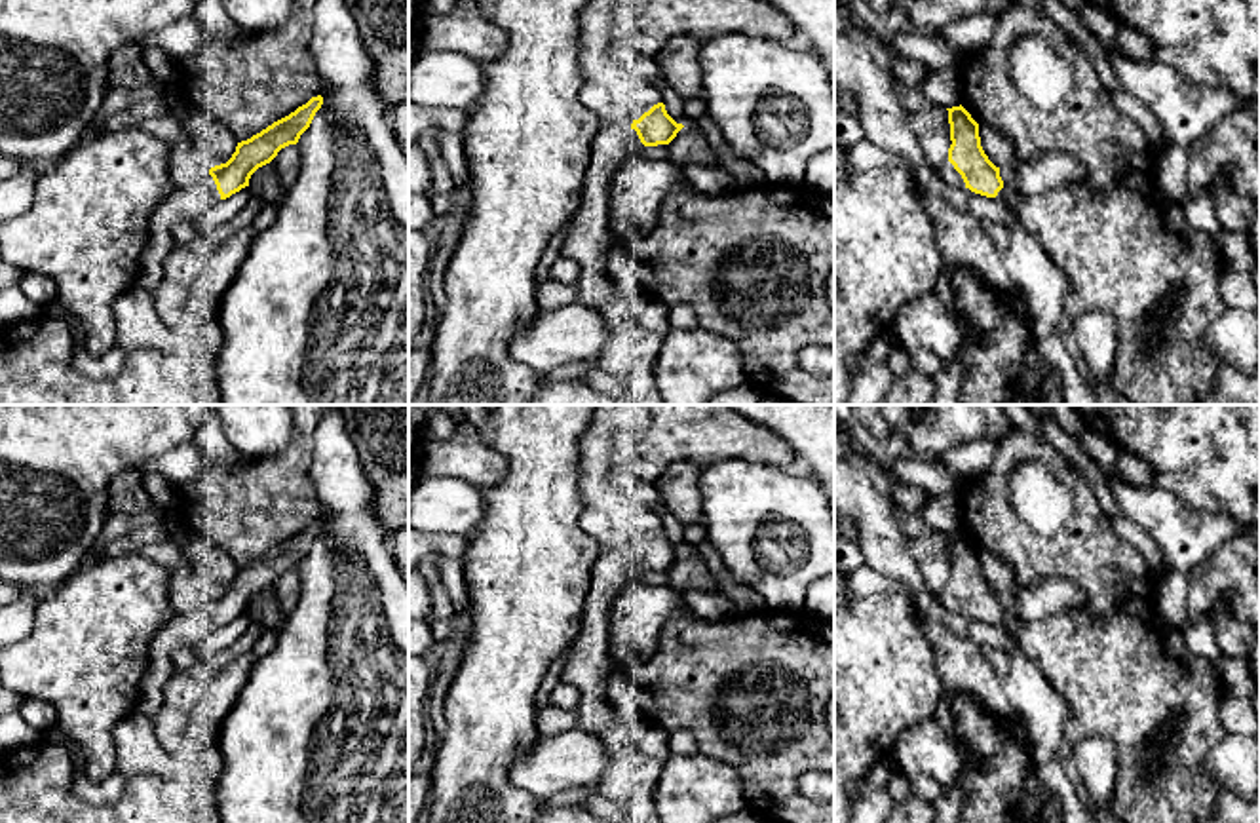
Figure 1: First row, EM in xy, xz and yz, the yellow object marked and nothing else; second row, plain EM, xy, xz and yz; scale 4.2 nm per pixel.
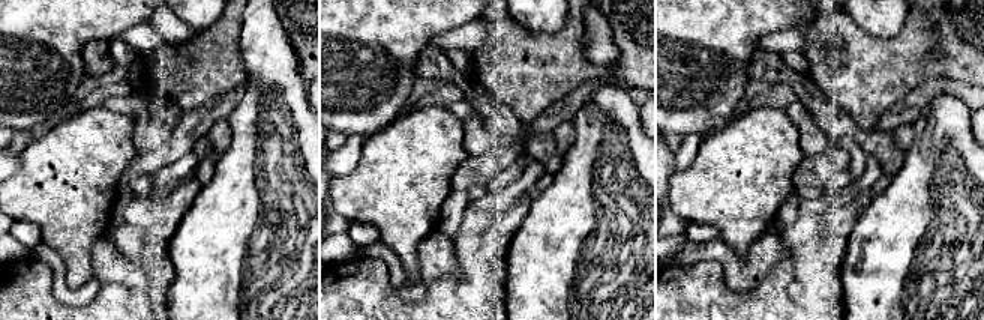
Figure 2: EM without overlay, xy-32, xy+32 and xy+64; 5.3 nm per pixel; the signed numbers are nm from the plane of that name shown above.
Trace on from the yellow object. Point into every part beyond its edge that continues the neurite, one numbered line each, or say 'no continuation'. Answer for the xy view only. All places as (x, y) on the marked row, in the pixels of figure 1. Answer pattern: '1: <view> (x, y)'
1: xy (189, 204)

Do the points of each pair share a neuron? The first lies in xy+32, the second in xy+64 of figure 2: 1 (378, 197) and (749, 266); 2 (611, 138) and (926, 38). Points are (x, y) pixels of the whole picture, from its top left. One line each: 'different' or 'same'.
1: different
2: different

